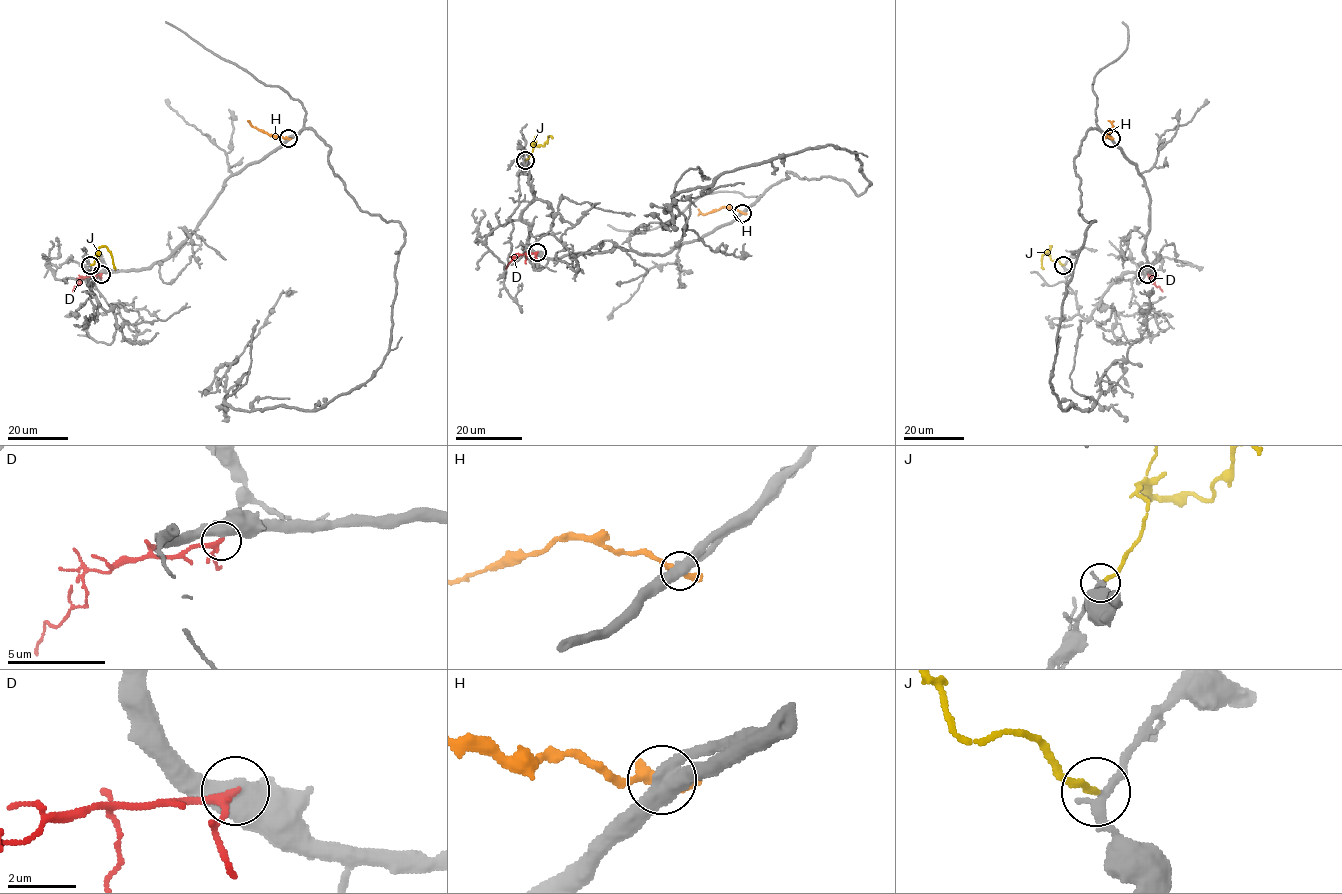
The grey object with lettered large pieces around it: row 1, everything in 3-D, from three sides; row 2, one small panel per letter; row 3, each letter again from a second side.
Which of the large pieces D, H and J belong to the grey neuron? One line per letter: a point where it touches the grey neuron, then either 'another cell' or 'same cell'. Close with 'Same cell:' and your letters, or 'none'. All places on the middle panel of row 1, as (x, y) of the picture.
D: meets grey at (537, 252); another cell
H: meets grey at (742, 213); another cell
J: meets grey at (525, 160); same cell
Same cell: J

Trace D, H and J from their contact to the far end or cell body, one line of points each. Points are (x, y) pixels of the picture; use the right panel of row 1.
D: (1148, 274), (1162, 291)
H: (1111, 138), (1107, 135), (1113, 127), (1108, 120)
J: (1063, 265), (1051, 259), (1050, 246), (1042, 255), (1042, 269)

